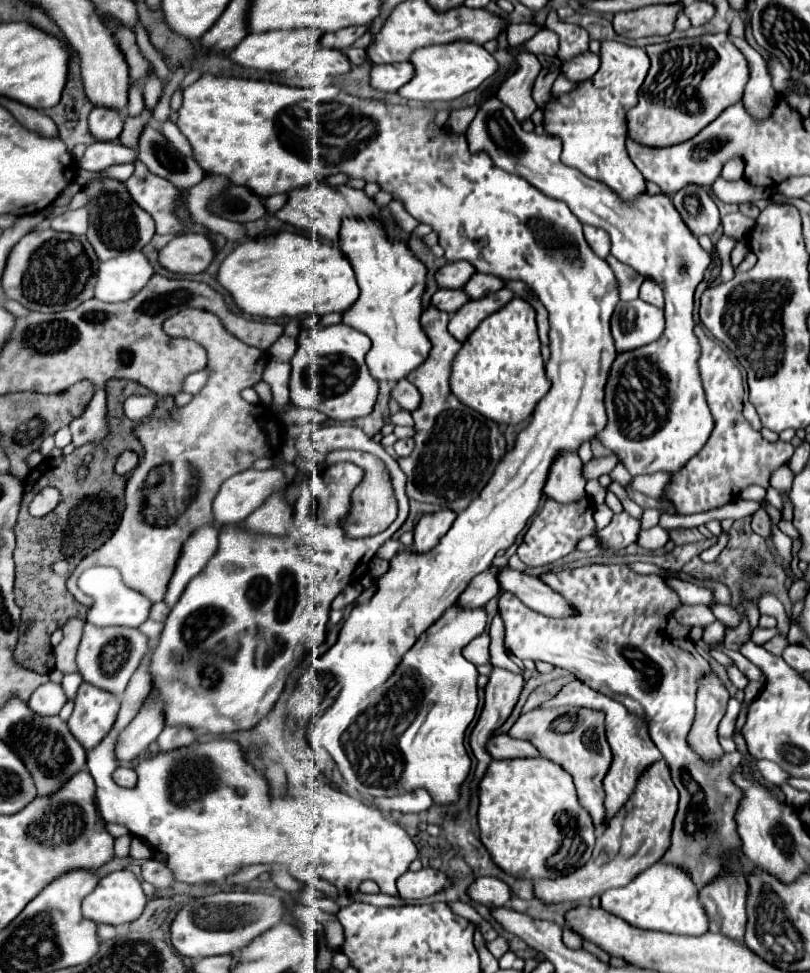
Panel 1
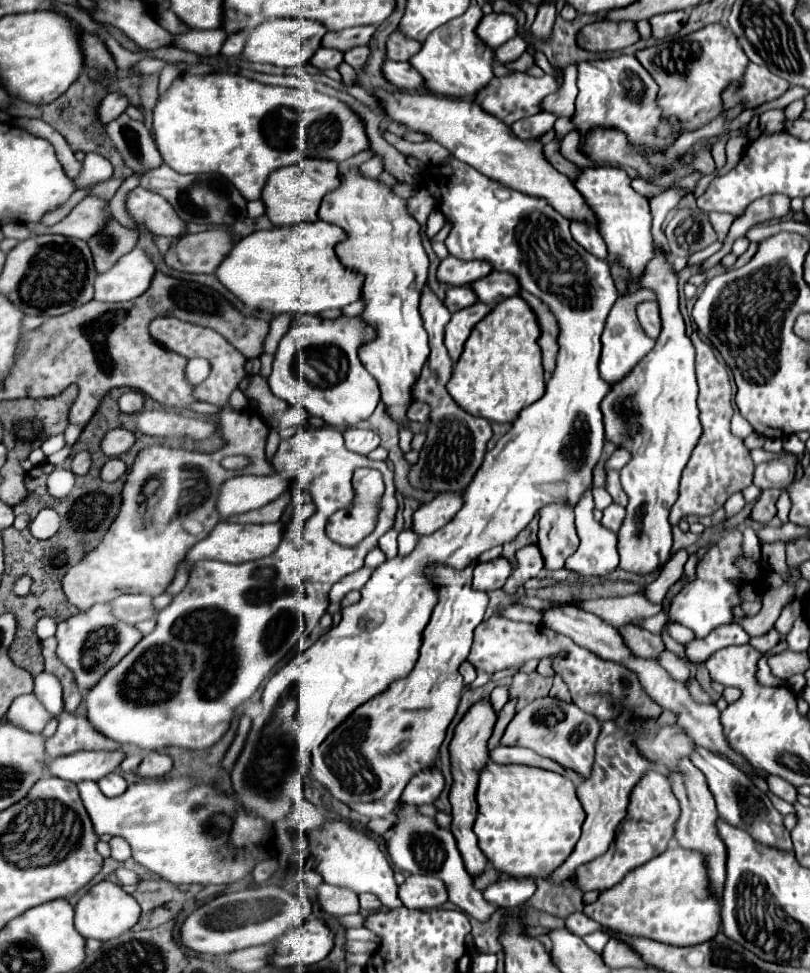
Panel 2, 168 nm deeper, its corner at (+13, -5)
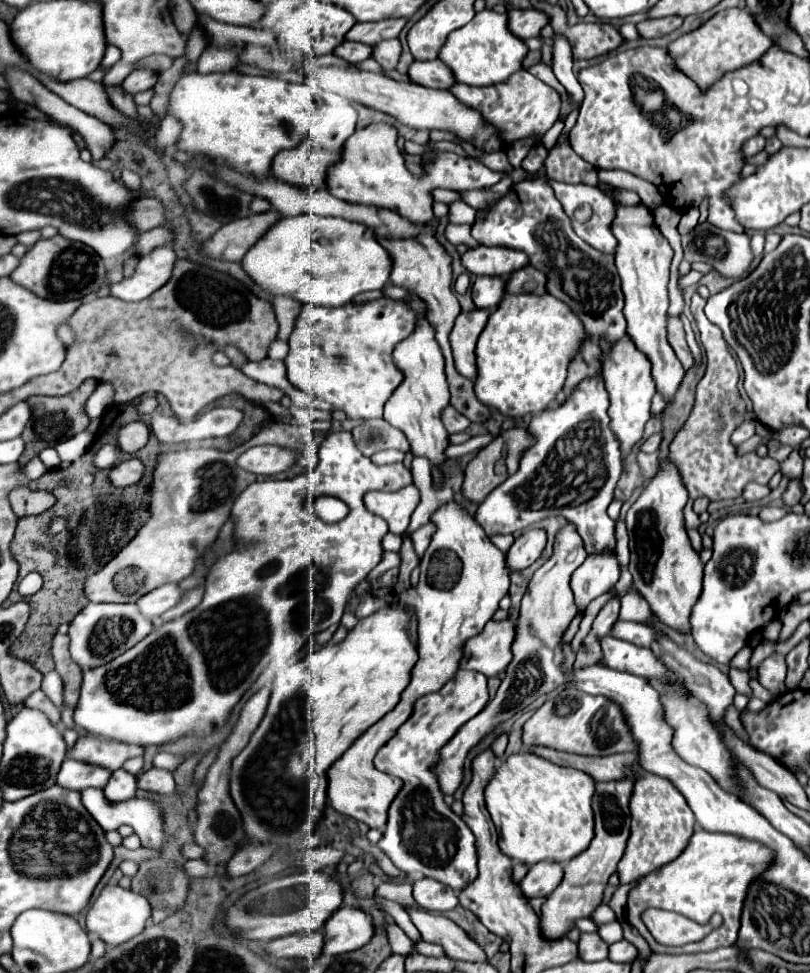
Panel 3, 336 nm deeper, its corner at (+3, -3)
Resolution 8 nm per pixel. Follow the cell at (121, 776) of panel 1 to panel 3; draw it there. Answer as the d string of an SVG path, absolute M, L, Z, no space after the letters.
M124 769L114 771L108 785L104 787L104 795L110 803L128 801L132 795L136 795L136 777Z

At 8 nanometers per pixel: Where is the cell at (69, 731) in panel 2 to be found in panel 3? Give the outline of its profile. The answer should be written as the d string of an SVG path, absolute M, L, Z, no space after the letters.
M80 737L76 741L76 745L68 751L68 755L78 761L86 761L90 765L98 765L108 771L116 771L124 765L124 761L144 755L144 749L140 745L104 741L104 739L96 739L96 737Z

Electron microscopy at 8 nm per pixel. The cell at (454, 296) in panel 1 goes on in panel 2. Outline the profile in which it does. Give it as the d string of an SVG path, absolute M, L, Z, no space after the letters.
M450 287L446 291L446 299L444 299L444 307L450 311L450 313L456 313L468 305L476 303L476 295L470 287Z

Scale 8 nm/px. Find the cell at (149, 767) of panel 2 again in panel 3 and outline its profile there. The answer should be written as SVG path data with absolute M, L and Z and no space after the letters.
M152 767L150 771L144 771L142 777L138 777L138 787L142 791L150 791L150 793L170 797L174 793L174 779L172 779L170 771Z

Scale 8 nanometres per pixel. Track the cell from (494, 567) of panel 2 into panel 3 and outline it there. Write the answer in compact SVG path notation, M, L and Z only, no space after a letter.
M528 529L516 537L514 545L508 551L508 567L510 571L530 567L546 547L546 531L544 529Z

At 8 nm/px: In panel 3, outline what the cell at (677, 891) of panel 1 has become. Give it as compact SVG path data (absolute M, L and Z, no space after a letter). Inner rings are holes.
M698 831L692 835L688 847L682 851L682 855L676 861L664 865L656 873L650 873L648 877L638 881L638 885L628 895L626 919L648 941L654 953L670 953L670 955L700 953L700 951L714 951L724 945L734 945L738 937L740 913L742 913L744 897L748 895L748 887L756 877L760 877L772 865L772 861L774 861L772 849L768 849L758 841L742 839L730 833ZM648 907L676 911L700 925L706 925L714 913L720 913L724 917L724 925L712 929L702 941L682 945L682 947L664 947L650 935L650 931L642 923L642 913Z

